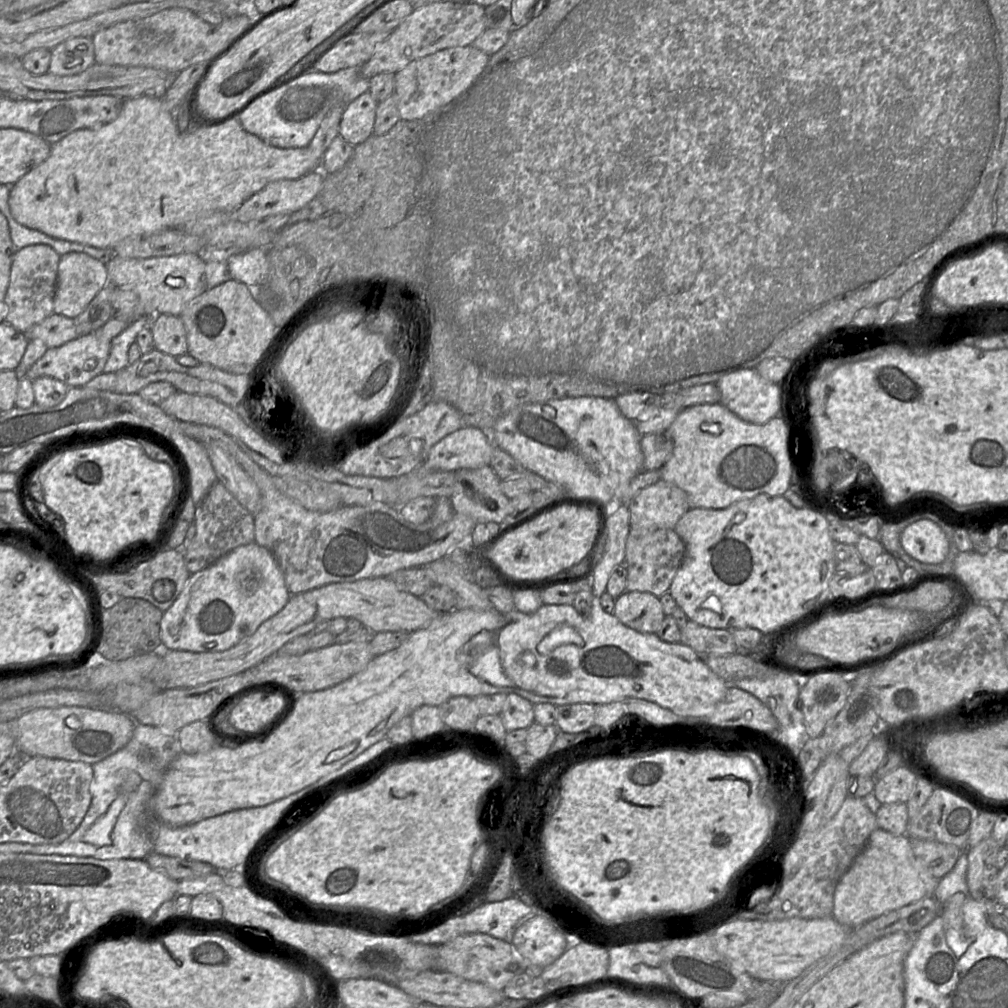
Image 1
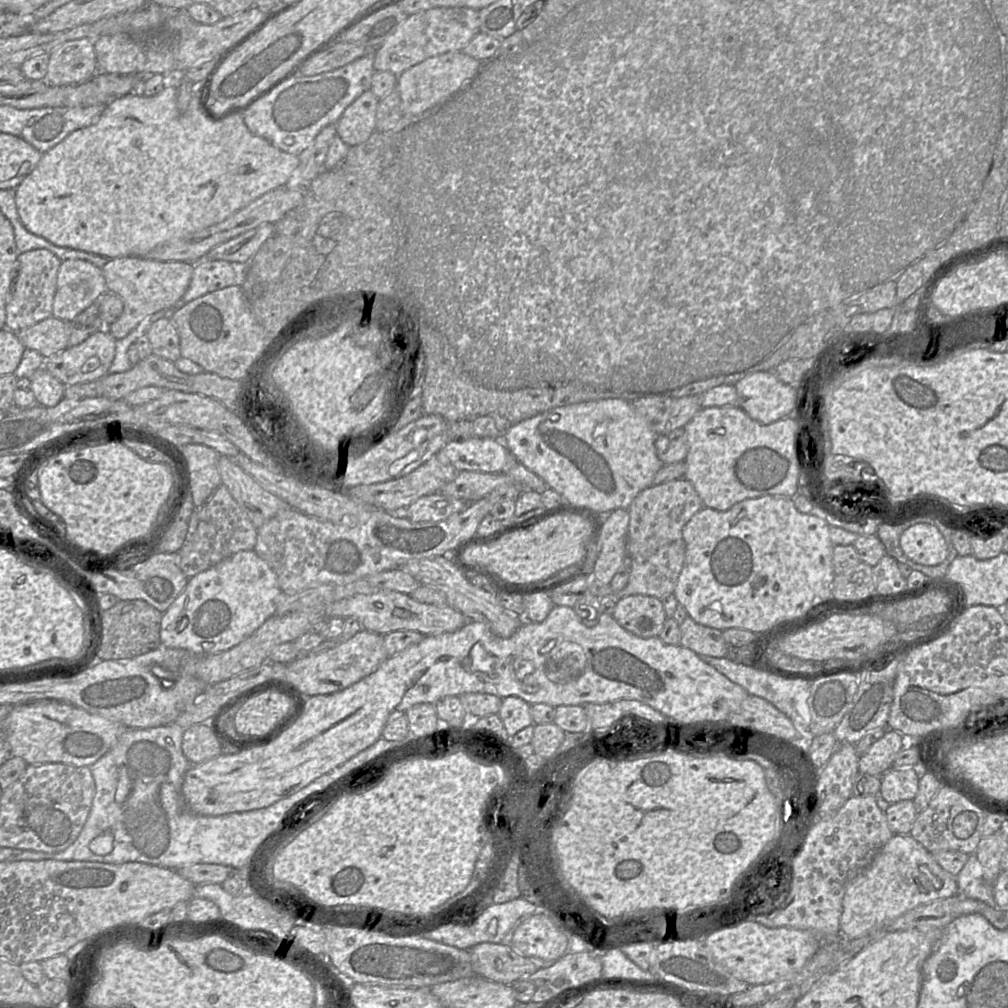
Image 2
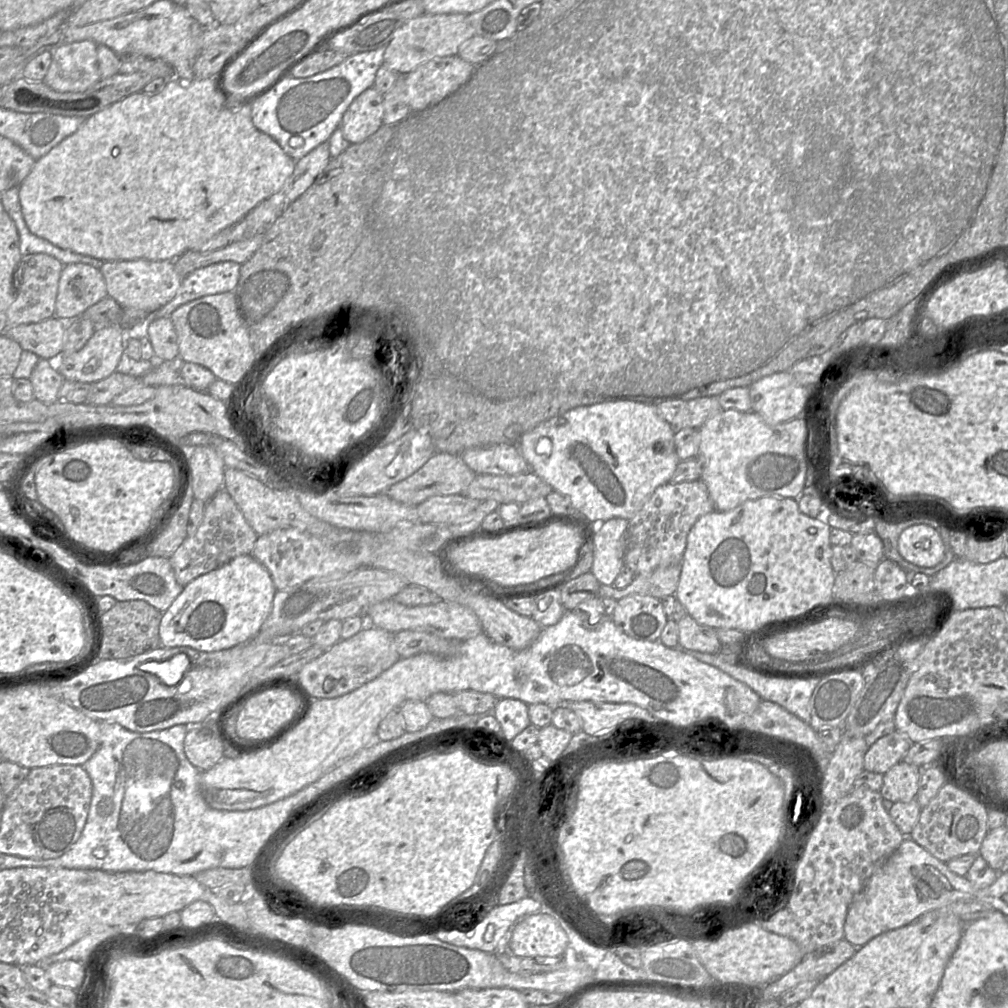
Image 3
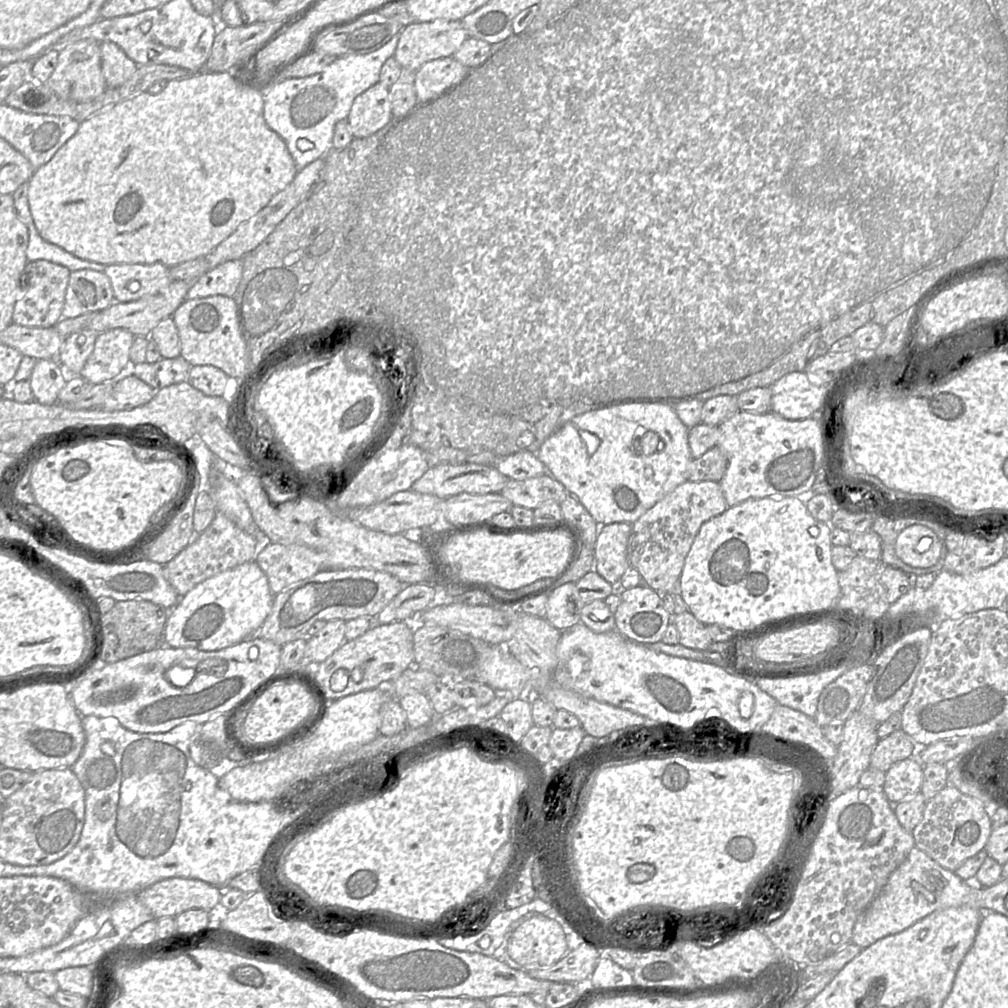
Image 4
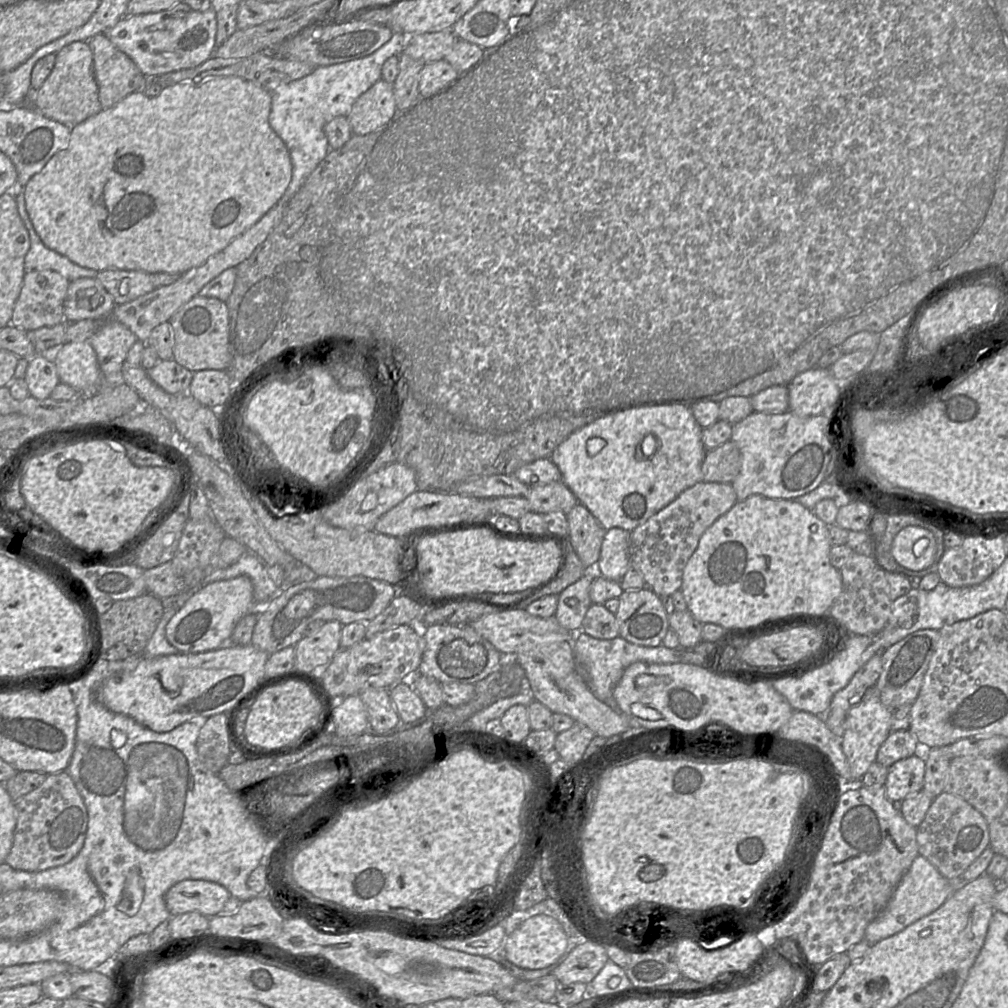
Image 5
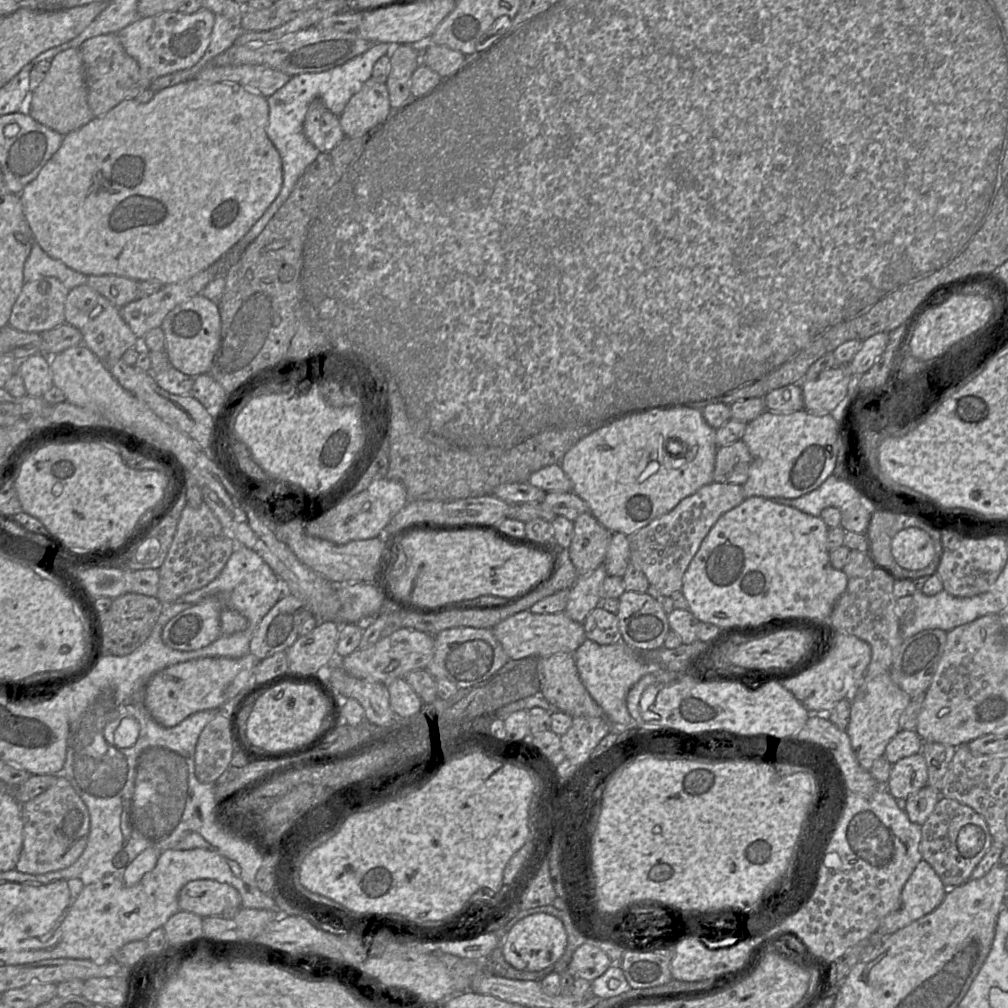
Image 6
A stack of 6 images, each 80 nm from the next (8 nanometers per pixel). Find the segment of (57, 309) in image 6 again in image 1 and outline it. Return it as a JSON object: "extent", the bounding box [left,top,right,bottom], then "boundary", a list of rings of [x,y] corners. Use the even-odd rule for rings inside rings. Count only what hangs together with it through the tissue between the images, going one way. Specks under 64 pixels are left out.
{"extent":[5,244,61,333],"boundary":[[[36,244],[16,251],[10,283],[6,293],[7,316],[5,322],[22,333],[54,313],[54,296],[57,288],[58,266],[61,256],[46,244]]]}

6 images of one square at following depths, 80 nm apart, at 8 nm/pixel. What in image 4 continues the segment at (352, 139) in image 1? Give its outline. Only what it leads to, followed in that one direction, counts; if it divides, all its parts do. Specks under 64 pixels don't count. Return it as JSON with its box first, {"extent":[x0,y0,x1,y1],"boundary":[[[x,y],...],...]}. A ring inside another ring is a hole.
{"extent":[346,82,392,138],"boundary":[[[378,82],[354,99],[346,121],[354,138],[365,138],[392,119],[389,88]]]}

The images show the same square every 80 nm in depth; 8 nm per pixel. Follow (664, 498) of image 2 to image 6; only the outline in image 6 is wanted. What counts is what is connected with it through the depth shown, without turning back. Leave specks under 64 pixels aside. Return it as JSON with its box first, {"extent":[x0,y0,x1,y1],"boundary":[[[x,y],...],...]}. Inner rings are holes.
{"extent":[629,482,744,596],"boundary":[[[711,482],[682,499],[670,512],[654,519],[629,536],[631,562],[638,566],[661,595],[671,596],[682,588],[682,577],[703,539],[725,512],[744,500],[739,484]]]}

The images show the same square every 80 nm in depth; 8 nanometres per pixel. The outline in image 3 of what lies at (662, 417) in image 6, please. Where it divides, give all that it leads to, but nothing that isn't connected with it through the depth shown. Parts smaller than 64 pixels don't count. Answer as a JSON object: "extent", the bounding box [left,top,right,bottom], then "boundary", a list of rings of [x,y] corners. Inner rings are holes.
{"extent":[516,400,680,521],"boundary":[[[616,400],[571,409],[524,434],[516,446],[530,471],[548,483],[553,491],[567,496],[575,510],[589,521],[611,518],[629,521],[656,488],[670,482],[680,462],[674,435],[674,429],[660,416],[654,403]]]}

